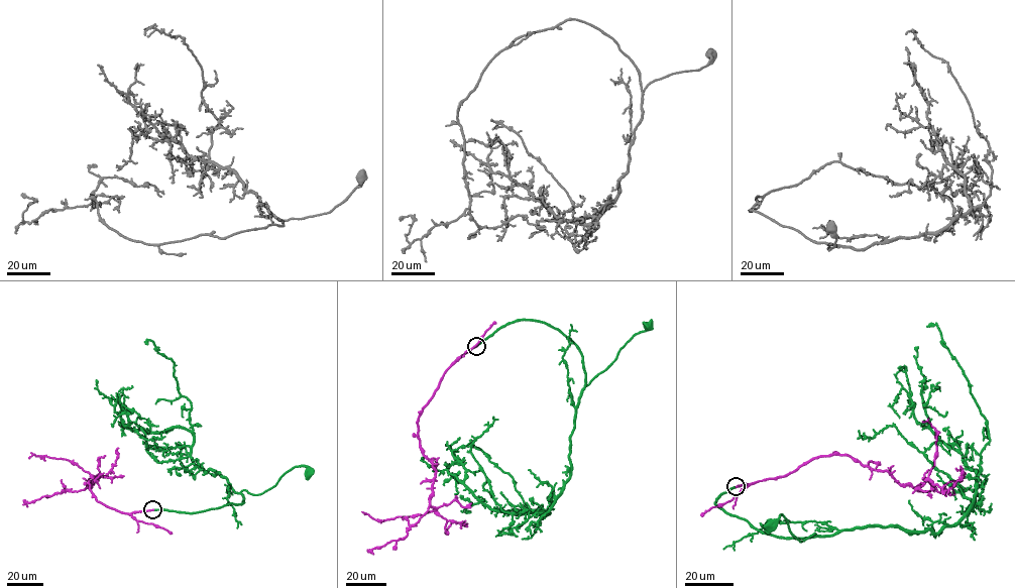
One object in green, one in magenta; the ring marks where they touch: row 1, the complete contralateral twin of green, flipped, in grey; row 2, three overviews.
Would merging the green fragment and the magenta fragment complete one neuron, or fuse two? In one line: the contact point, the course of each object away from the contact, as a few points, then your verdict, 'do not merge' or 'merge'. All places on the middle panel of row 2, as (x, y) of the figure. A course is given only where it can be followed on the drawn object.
at (476, 346); green runs (476, 345), (516, 321), (544, 322), (558, 329), (579, 350), (585, 373), (583, 388), (646, 326); magenta runs (476, 345), (446, 370), (418, 419), (422, 453), (435, 470), (430, 504), (436, 508), (378, 521), (362, 511); merge

